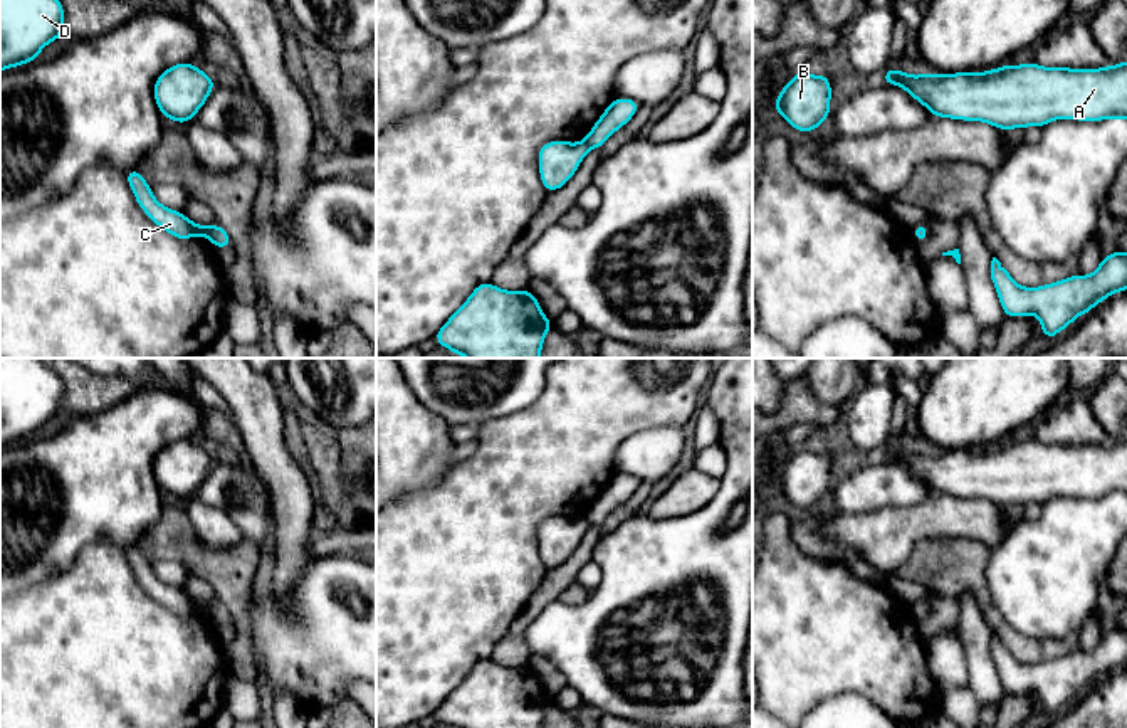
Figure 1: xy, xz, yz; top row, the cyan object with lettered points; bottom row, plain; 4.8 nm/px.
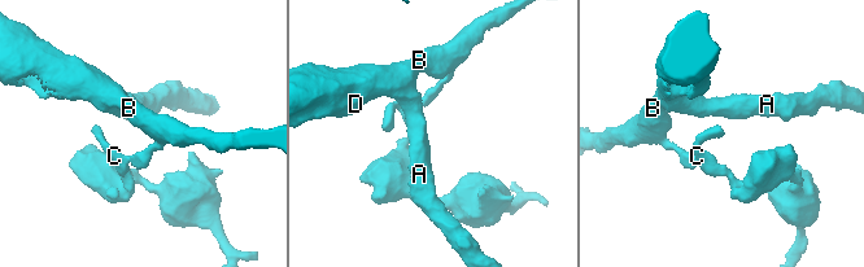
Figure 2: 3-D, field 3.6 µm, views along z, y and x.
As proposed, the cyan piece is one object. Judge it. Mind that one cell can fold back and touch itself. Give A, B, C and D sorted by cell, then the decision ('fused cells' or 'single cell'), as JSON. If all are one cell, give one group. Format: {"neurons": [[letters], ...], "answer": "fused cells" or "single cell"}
{"neurons": [["A", "B", "D"], ["C"]], "answer": "fused cells"}

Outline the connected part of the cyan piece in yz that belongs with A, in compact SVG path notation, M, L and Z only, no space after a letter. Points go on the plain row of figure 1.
M1127 437L1097 446L1045 444L1035 439L1006 440L986 449L934 451L925 447L912 452L890 444L882 451L882 461L905 466L934 494L983 498L1001 508L1038 503L1055 496L1075 498L1127 498Z

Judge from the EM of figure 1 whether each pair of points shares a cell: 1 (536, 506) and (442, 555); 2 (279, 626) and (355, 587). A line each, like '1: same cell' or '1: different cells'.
1: same cell
2: same cell

